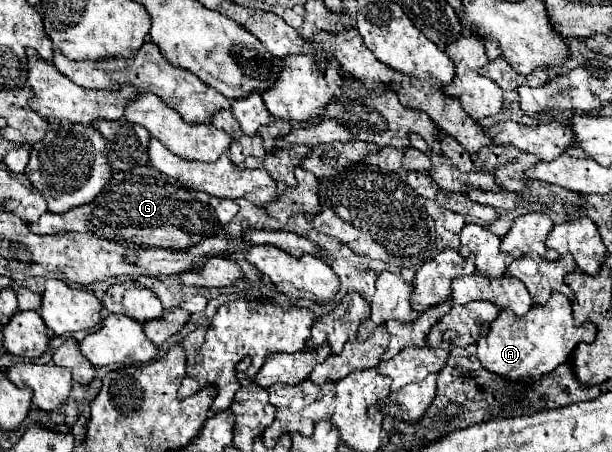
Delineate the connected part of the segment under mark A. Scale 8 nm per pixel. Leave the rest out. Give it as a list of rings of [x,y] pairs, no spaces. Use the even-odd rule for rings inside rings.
[[[552,294],[550,302],[544,306],[534,306],[526,316],[516,316],[510,310],[502,310],[492,322],[488,336],[478,338],[478,360],[482,368],[498,374],[504,380],[516,384],[528,384],[530,380],[540,380],[544,374],[552,372],[556,366],[570,360],[574,348],[580,342],[592,342],[596,328],[592,324],[574,326],[572,304],[562,294]]]

